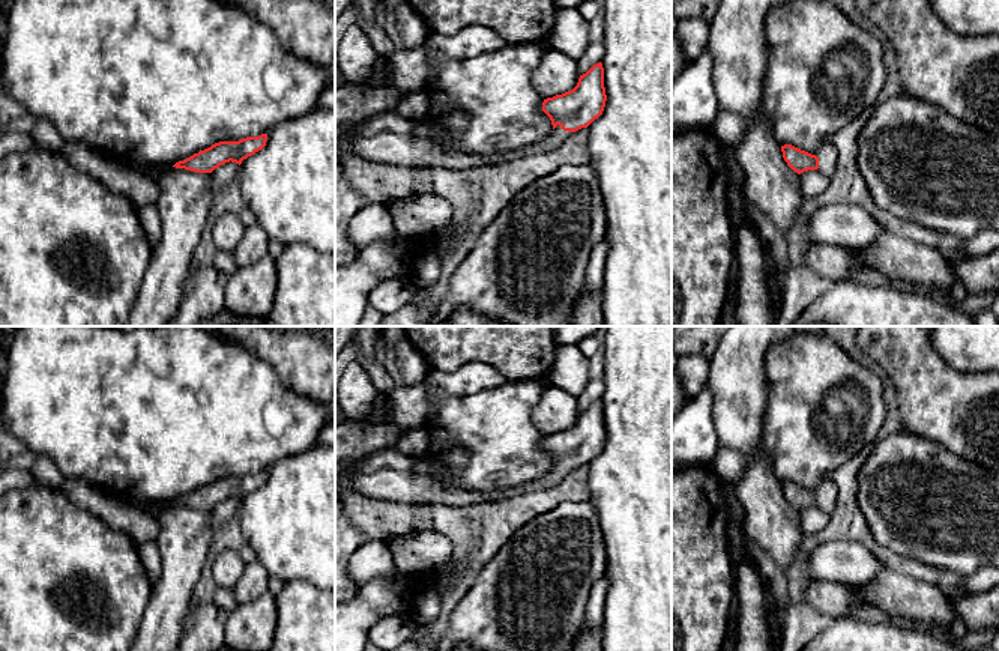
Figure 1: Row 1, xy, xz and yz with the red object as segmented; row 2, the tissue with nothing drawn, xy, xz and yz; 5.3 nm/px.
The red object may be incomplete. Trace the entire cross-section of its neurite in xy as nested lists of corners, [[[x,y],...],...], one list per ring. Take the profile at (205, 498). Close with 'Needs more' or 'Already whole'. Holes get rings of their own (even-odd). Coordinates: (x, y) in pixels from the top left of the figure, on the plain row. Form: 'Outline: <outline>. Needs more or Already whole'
Outline: [[[267,471],[246,474],[239,478],[219,478],[176,499],[173,504],[195,510],[212,510],[215,505],[230,498],[240,502],[243,496],[261,487],[266,483],[266,478]]]. Already whole

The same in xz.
Outline: [[[602,400],[580,412],[577,422],[562,431],[547,435],[542,448],[550,454],[553,469],[538,480],[488,495],[460,486],[440,486],[436,480],[443,469],[428,460],[403,454],[395,445],[362,459],[359,468],[344,468],[335,477],[335,603],[355,597],[356,583],[349,577],[352,555],[367,543],[365,534],[344,514],[341,493],[356,492],[383,501],[407,504],[445,504],[470,507],[506,501],[541,492],[559,484],[572,469],[587,465],[605,444]]]. Needs more

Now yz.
Outline: [[[831,477],[823,478],[813,490],[801,487],[792,481],[781,483],[783,495],[798,511],[808,507],[819,507],[829,516],[837,505],[837,486]]]. Needs more

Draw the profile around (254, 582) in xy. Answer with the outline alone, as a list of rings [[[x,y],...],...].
[[[257,559],[246,564],[243,574],[234,585],[233,595],[239,604],[254,601],[269,591],[269,573]]]

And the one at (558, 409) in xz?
[[[548,385],[532,410],[532,422],[547,436],[572,427],[578,415],[577,397],[562,388]]]

